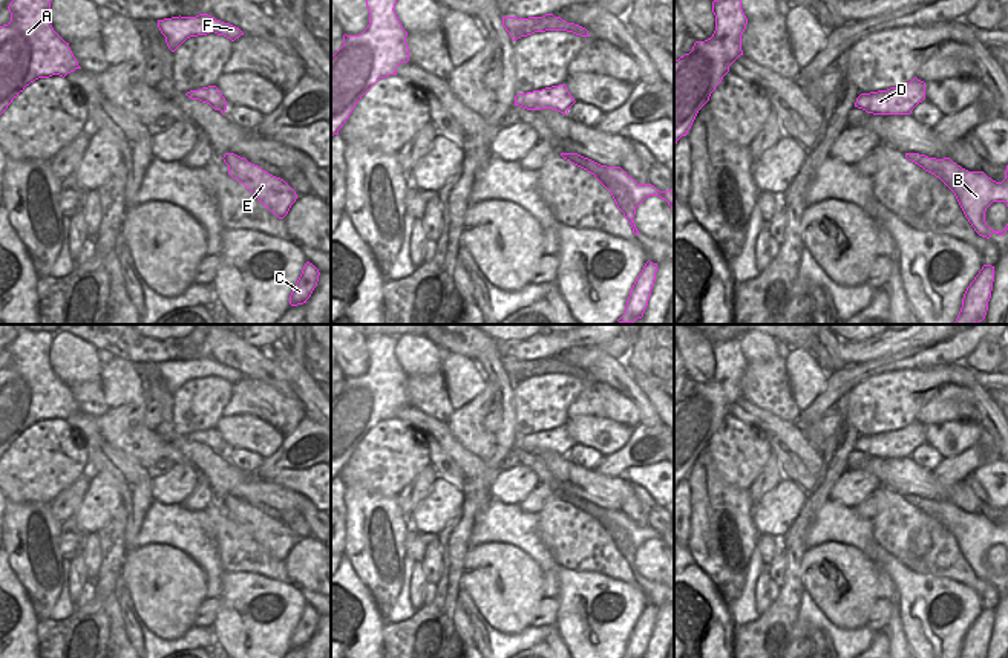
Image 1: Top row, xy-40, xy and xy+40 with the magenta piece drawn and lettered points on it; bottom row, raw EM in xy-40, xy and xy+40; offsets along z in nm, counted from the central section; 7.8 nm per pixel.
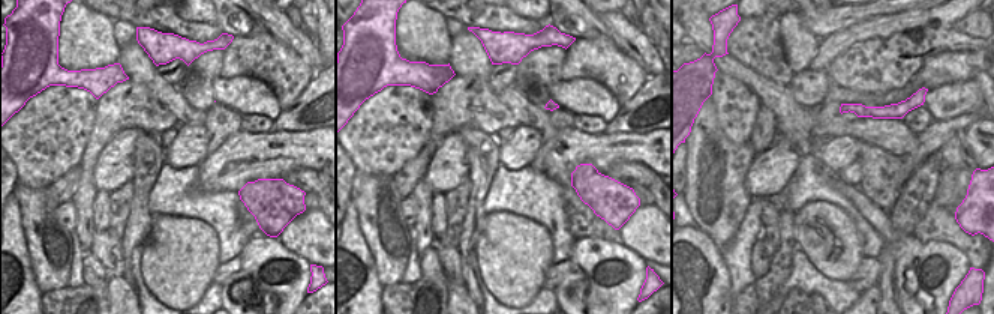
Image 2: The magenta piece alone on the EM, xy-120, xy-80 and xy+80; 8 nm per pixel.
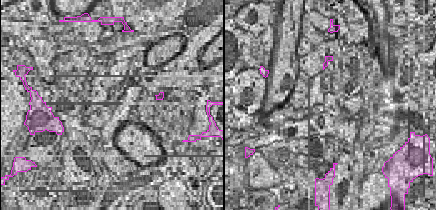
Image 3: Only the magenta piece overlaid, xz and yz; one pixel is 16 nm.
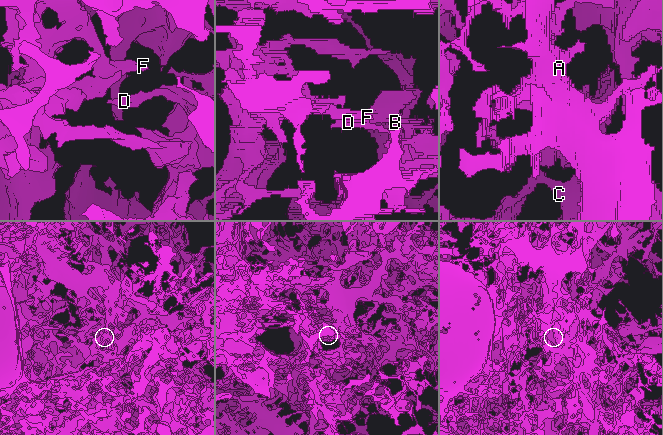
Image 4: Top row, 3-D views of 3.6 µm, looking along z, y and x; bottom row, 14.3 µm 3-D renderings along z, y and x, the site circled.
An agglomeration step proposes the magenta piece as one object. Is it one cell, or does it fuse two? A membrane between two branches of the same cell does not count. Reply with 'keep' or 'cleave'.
cleave

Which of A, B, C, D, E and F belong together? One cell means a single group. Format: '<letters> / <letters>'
A B C D F / E

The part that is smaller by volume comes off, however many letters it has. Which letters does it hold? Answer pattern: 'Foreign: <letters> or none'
Foreign: E

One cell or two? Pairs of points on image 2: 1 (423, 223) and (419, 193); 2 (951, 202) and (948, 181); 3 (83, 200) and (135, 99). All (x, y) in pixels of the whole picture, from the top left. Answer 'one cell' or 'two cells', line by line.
1: one cell
2: one cell
3: one cell

